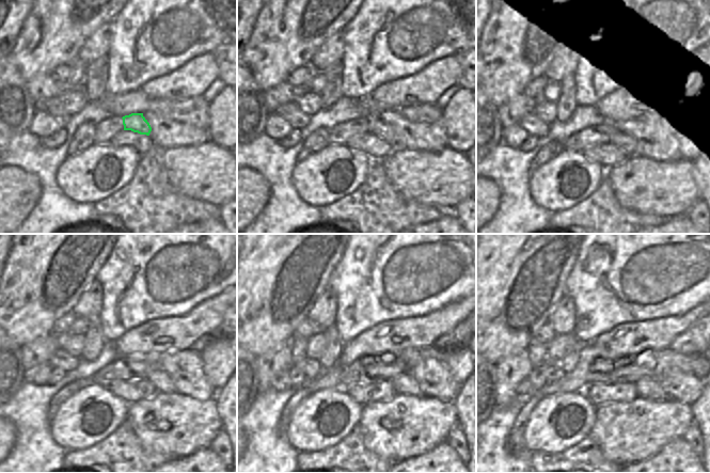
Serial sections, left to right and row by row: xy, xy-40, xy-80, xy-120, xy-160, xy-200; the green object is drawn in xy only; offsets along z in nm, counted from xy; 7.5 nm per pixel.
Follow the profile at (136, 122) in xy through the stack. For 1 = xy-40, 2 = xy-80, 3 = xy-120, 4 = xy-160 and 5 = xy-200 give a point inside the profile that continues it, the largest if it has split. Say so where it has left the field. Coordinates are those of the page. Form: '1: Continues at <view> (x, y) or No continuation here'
1: Continues at xy-40 (377, 126)
2: Continues at xy-80 (628, 142)
3: Continues at xy-120 (161, 381)
4: Continues at xy-160 (405, 384)
5: Continues at xy-200 (647, 388).

